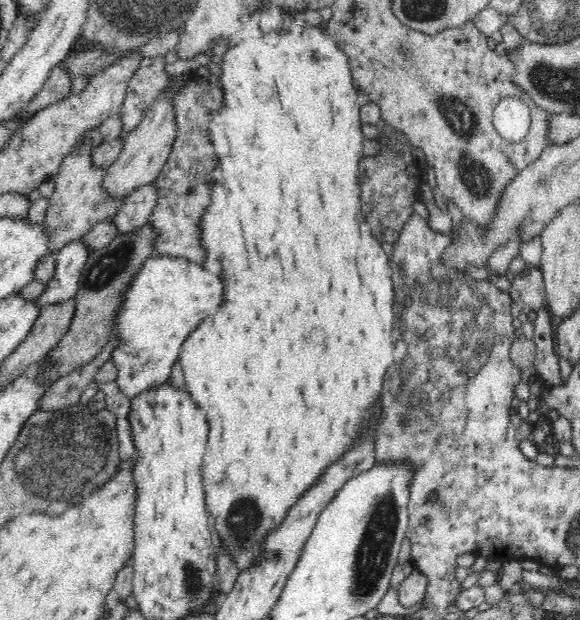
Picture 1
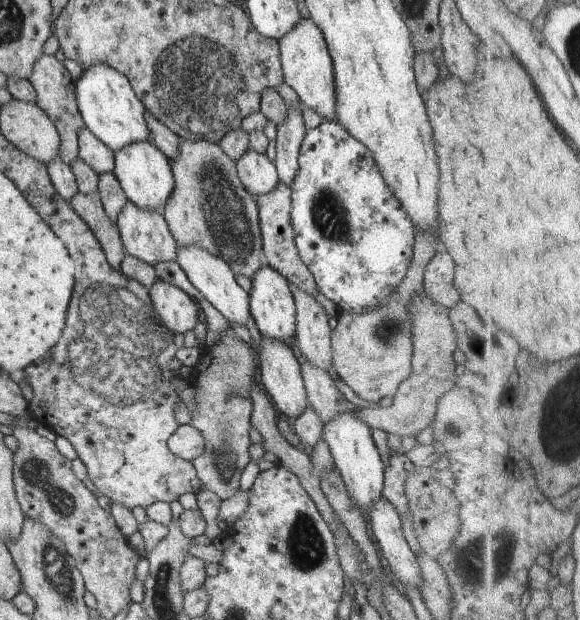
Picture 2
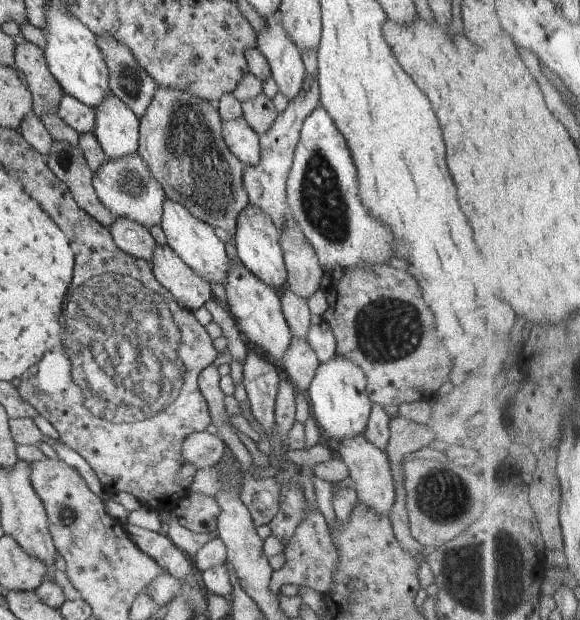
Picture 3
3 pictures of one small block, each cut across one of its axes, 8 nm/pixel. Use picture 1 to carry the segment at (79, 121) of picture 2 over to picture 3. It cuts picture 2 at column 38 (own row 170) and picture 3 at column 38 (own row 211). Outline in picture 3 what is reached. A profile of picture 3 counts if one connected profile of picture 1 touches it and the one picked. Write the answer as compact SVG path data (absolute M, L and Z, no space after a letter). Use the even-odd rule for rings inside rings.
M28 41L24 44L15 44L15 47L15 69L25 77L24 83L32 96L44 102L38 116L57 114L63 90L48 70L45 52L40 46Z

